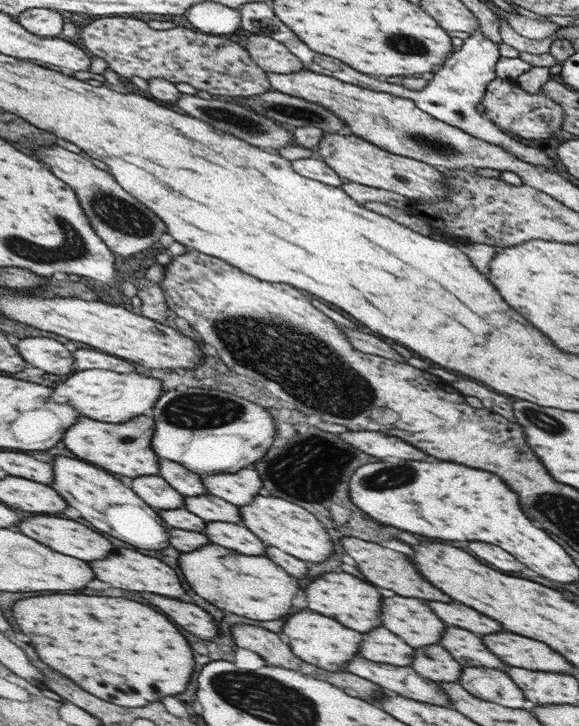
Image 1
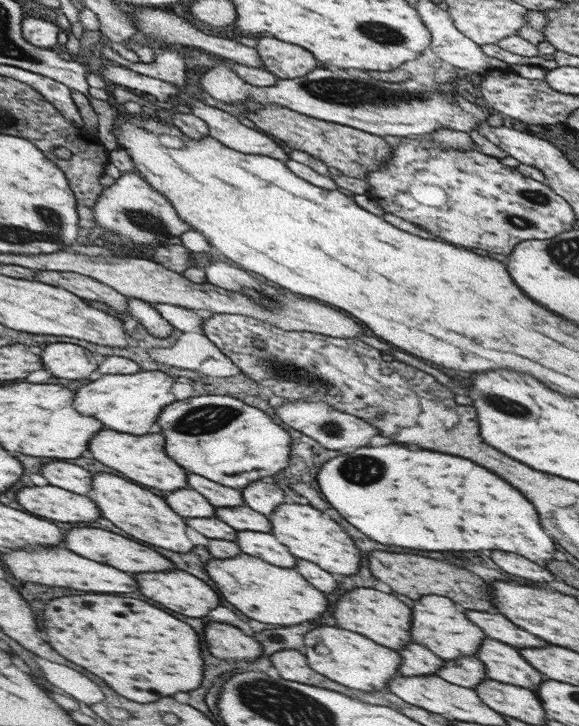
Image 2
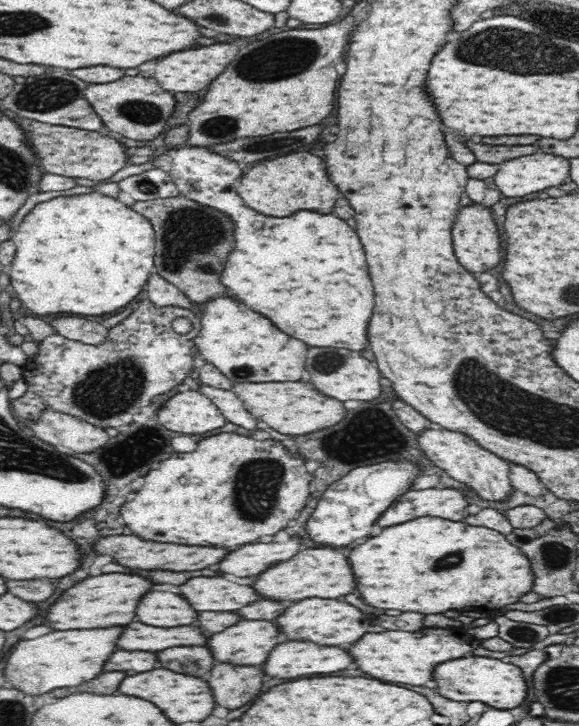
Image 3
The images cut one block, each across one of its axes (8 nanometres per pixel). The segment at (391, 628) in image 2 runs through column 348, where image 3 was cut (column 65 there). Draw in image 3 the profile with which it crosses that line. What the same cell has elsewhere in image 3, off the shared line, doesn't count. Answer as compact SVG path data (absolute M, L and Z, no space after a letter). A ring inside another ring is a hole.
M102 574L86 578L80 584L68 588L58 602L54 602L46 612L46 624L54 630L92 630L124 626L134 620L134 610L140 598L152 590L152 584L142 576L130 574Z

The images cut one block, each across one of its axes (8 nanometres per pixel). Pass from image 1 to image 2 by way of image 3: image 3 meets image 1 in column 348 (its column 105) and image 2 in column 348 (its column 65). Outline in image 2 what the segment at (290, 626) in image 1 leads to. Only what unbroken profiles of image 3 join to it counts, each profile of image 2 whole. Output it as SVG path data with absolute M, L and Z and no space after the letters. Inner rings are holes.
M324 626L318 630L312 630L304 638L306 642L306 658L310 668L314 668L318 674L324 674L326 678L344 684L348 688L358 688L364 692L387 691L388 682L398 676L398 668L402 664L402 658L398 652L390 648L382 648L374 644L372 640L366 640L366 636L360 636L356 632L348 632L334 626Z

